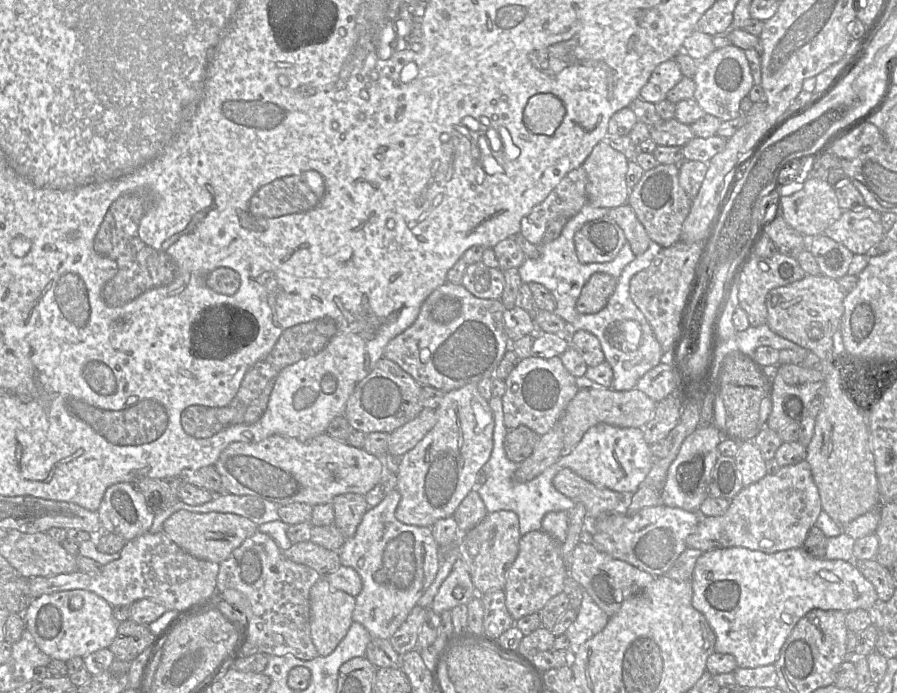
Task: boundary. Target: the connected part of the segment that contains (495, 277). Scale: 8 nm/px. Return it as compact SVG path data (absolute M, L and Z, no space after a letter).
M479 261L467 265L461 285L478 298L500 299L504 289L503 271Z

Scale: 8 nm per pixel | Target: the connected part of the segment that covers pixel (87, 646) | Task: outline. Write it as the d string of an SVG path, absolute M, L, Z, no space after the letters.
M74 589L32 598L23 612L23 618L38 647L51 659L66 662L76 656L83 658L97 650L109 648L120 623L112 611L113 606L97 594Z

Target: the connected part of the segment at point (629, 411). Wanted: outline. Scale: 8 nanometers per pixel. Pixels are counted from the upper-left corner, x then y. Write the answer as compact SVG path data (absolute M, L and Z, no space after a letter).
M598 386L579 388L560 418L564 432L564 452L571 451L585 432L597 424L642 428L652 418L655 409L656 402L637 388L628 391L616 391Z

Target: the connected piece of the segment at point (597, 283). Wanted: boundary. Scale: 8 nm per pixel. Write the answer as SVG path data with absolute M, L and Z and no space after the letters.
M594 273L583 286L576 303L581 314L593 314L602 310L617 285L617 278L606 273Z

